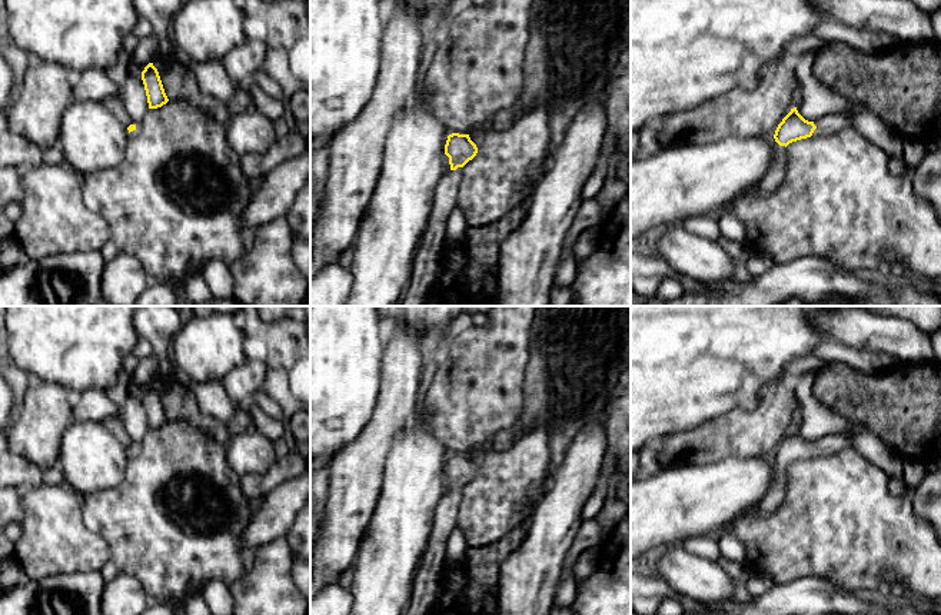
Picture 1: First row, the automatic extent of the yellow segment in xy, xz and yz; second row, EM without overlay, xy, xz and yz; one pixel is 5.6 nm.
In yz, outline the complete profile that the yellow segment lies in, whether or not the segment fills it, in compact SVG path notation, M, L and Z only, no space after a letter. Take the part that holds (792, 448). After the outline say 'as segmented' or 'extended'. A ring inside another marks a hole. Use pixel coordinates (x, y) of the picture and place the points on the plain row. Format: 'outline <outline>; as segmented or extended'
outline M797 428L791 429L791 432L782 439L782 442L778 445L775 451L774 455L774 459L777 462L775 481L769 492L758 503L757 515L759 518L767 518L782 505L787 491L785 468L789 463L807 458L818 458L829 455L848 446L854 446L854 438L847 432L829 433L818 439L817 442L808 442L798 433Z; extended

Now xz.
outline M452 453L445 465L450 491L443 493L433 513L428 548L413 579L410 602L403 615L429 615L439 589L439 574L445 564L446 543L455 529L462 488L478 473L469 455Z; extended

